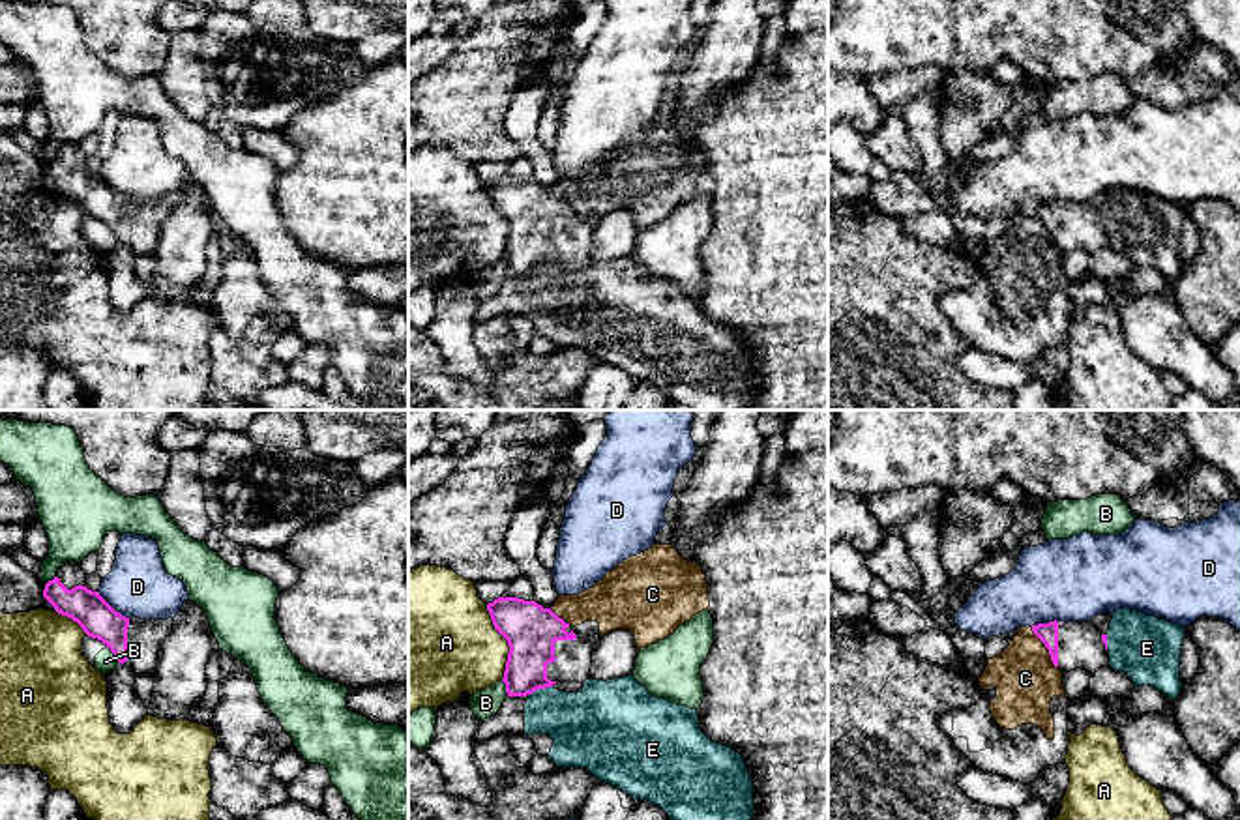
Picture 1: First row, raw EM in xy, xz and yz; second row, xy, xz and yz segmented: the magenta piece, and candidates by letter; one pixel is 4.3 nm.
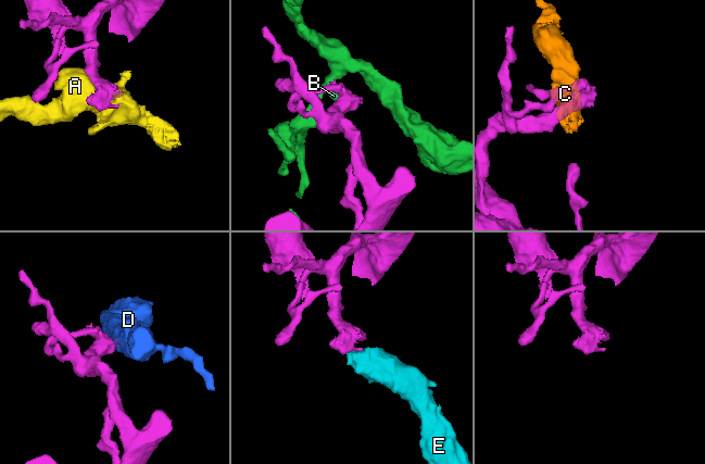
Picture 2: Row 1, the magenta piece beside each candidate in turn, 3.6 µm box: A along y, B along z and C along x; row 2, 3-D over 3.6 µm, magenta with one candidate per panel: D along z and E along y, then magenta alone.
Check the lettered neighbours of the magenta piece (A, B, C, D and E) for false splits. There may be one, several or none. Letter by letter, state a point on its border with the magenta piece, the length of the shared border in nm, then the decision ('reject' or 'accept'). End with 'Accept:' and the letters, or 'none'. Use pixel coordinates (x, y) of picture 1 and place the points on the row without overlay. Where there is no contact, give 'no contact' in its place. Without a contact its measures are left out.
A: xz (508, 223) | 320 nm | reject
B: xy (113, 233) | 90 nm | reject
C: yz (1046, 227) | 200 nm | reject
D: xy (113, 190) | 180 nm | reject
E: xz (540, 268) | 110 nm | accept
Accept: E

